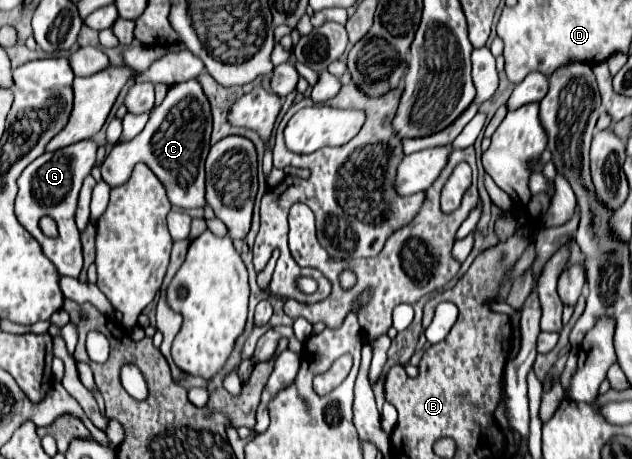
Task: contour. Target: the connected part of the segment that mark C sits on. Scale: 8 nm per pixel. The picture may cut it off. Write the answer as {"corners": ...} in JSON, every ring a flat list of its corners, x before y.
{"corners":[[196,79,176,83,168,89,164,101,156,105,150,113,146,127,130,141,116,143,102,163,102,179,110,187,118,187,128,181,132,167,142,161,164,185,172,205,190,209,204,207,204,159,210,149,212,115,210,103]]}

